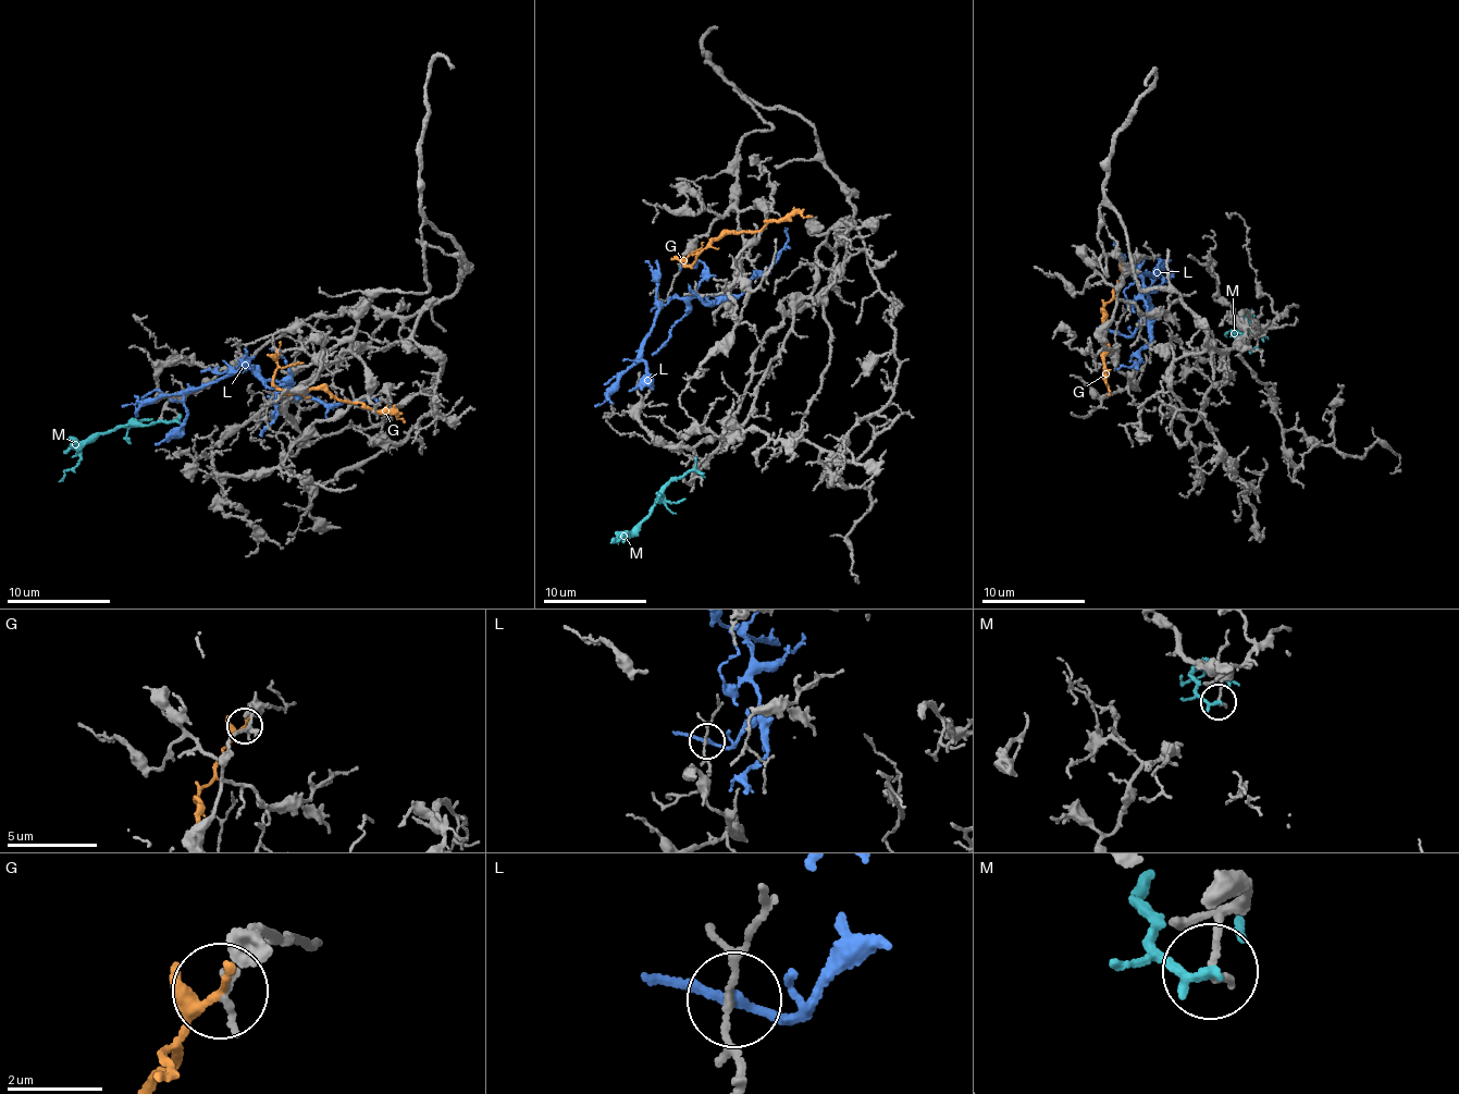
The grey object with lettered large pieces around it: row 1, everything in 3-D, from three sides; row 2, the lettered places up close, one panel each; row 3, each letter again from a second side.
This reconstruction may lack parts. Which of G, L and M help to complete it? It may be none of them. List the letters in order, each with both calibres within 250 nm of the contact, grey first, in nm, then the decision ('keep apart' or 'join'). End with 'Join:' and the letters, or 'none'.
G: 200 nm thick on the grey side, 220 nm on the other; keep apart
L: 100 nm thick on the grey side, 200 nm on the other; keep apart
M: 180 nm thick on the grey side, 240 nm on the other; keep apart
Join: none

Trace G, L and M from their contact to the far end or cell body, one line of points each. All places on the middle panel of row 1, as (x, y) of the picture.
G: (683, 261), (684, 267), (709, 243), (729, 234), (759, 231), (776, 220), (793, 214), (812, 216)
L: (701, 298), (712, 303), (709, 300), (716, 298), (672, 297), (659, 304), (634, 360), (595, 407)
M: (702, 476), (694, 470), (668, 481), (658, 492), (647, 516), (629, 536), (610, 543)

